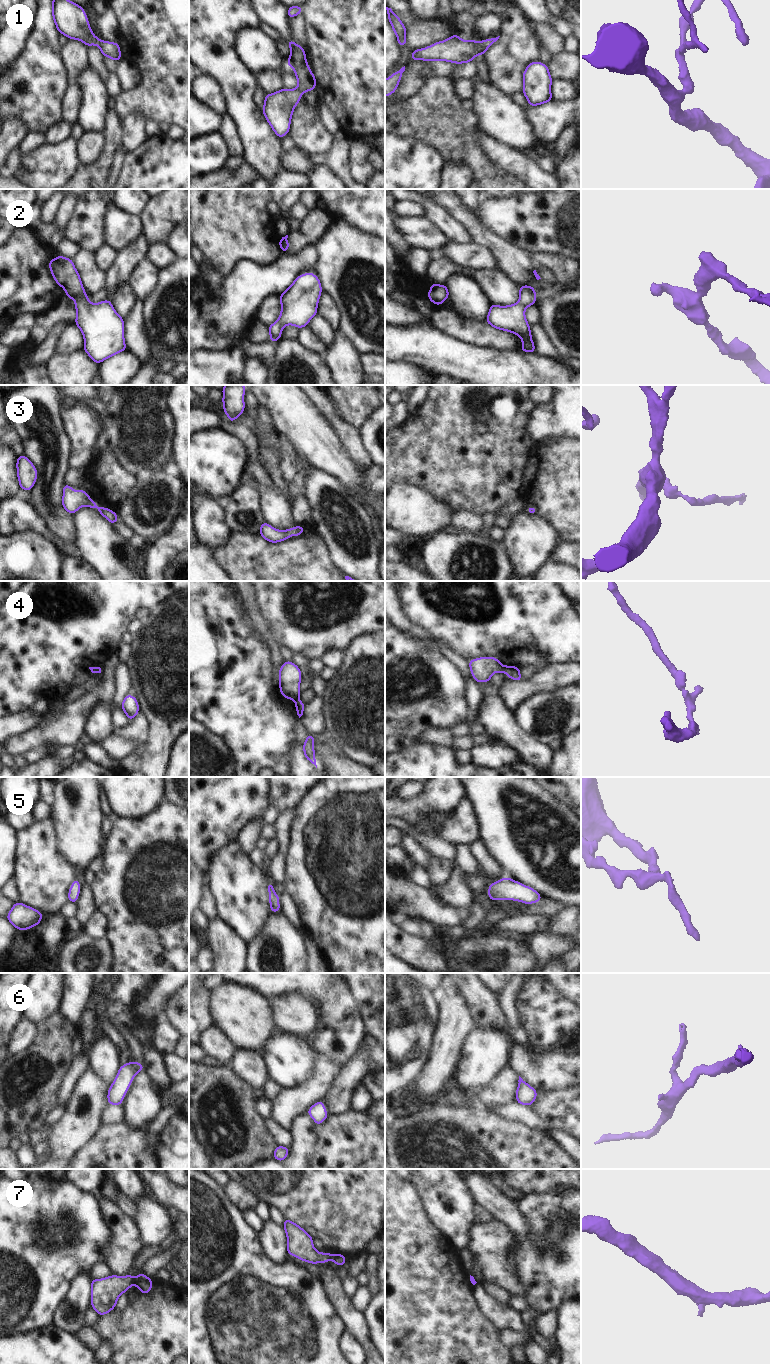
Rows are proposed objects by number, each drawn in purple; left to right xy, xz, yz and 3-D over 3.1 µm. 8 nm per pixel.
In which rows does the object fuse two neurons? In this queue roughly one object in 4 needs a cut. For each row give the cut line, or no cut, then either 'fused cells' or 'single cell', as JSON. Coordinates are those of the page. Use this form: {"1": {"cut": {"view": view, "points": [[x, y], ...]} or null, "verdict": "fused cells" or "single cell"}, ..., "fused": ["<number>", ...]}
{"1": {"cut": null, "verdict": "single cell"}, "2": {"cut": null, "verdict": "single cell"}, "3": {"cut": null, "verdict": "single cell"}, "4": {"cut": {"view": "yz", "points": [[502, 666], [504, 671]]}, "verdict": "fused cells"}, "5": {"cut": null, "verdict": "single cell"}, "6": {"cut": null, "verdict": "single cell"}, "7": {"cut": {"view": "xy", "points": [[136, 1279], [134, 1283]]}, "verdict": "fused cells"}, "fused": ["4", "7"]}

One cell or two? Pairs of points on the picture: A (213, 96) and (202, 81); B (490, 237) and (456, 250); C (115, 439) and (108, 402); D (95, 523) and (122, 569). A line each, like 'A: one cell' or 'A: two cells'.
A: one cell
B: two cells
C: one cell
D: one cell

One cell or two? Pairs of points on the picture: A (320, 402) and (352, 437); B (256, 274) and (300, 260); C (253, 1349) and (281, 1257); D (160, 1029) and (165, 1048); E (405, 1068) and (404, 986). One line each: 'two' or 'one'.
A: one
B: one
C: two
D: one
E: one

